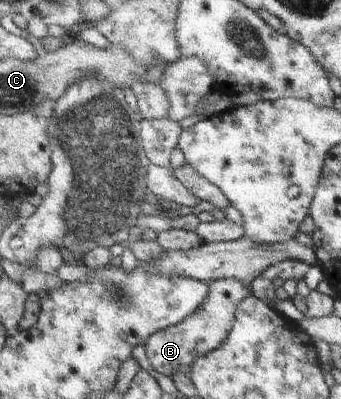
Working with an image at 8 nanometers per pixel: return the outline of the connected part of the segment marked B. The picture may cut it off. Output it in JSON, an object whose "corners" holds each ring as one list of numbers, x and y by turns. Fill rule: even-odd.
{"corners":[[234,278,212,281,210,296,197,312,193,312,178,325,171,325,152,334,144,348,153,372,164,374,174,383,173,376,175,374,191,376,191,370,199,356,212,350,219,350,229,338,229,329,235,322,235,312,237,312,239,302,243,302,247,296,252,294,246,284,245,281]]}

